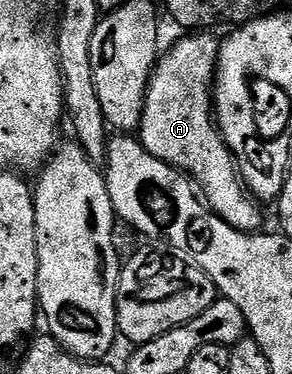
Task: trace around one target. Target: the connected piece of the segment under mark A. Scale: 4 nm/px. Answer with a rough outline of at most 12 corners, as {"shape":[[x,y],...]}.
{"shape":[[218,39],[160,55],[139,141],[184,172],[214,214],[257,232],[265,214],[221,141]]}

